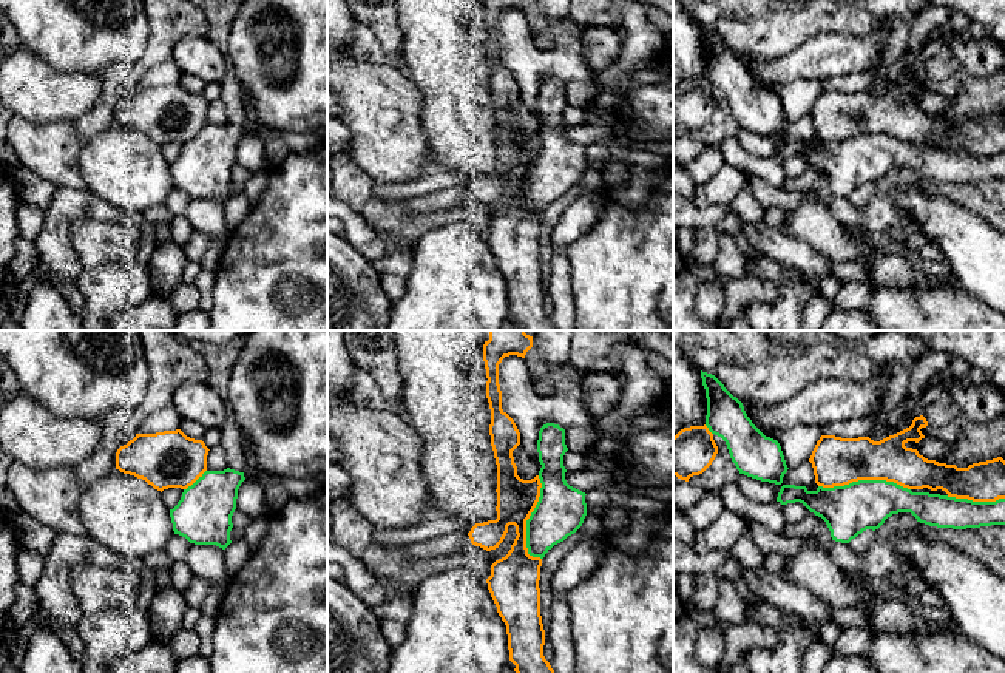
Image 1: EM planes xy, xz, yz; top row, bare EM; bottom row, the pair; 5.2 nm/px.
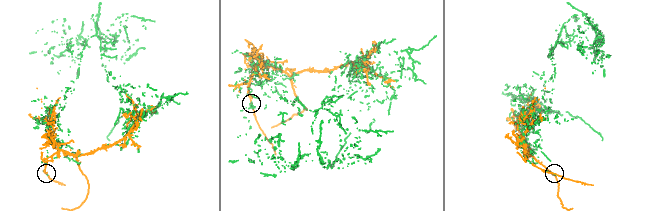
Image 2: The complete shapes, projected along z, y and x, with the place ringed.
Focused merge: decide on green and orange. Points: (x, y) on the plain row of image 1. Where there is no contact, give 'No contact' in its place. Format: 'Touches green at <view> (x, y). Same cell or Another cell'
Touches green at yz (865, 135). Another cell

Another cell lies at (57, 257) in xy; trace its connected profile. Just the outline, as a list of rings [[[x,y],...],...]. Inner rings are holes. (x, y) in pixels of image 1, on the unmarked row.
[[[60,187],[52,204],[46,208],[43,227],[37,236],[39,262],[48,270],[48,284],[77,287],[83,265],[74,252],[68,228],[74,219],[93,218],[107,221],[130,219],[122,210],[102,201],[88,188]]]

